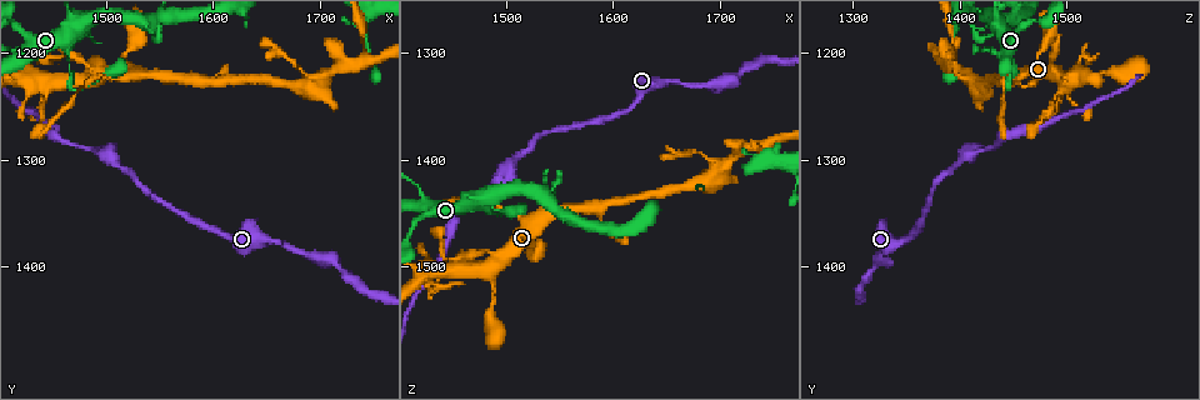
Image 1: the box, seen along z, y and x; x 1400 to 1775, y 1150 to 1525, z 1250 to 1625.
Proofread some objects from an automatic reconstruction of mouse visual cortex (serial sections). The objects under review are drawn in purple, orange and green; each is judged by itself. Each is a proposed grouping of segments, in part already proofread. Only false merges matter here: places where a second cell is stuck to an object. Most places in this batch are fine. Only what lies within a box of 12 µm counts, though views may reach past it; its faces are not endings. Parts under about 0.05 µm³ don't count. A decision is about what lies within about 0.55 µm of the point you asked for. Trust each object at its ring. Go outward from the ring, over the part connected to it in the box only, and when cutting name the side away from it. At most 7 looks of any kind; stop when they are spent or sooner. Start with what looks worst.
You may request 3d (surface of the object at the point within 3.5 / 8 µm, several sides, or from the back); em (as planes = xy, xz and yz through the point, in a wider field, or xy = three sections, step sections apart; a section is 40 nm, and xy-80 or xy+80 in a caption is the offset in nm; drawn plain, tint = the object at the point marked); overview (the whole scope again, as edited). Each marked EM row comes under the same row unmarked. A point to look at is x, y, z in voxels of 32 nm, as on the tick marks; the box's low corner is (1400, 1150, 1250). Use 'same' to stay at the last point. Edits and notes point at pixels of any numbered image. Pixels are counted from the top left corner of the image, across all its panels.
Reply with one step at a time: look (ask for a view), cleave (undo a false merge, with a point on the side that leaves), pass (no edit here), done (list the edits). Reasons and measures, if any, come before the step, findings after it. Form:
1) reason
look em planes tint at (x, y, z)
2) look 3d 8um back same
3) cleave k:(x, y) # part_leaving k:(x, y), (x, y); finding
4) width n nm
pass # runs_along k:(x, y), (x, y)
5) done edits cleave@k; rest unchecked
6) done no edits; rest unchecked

thick turns thin
look 3d 3.5um at (1490, 1292, 1416)

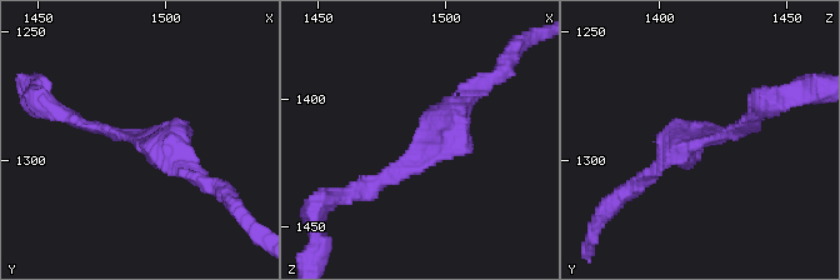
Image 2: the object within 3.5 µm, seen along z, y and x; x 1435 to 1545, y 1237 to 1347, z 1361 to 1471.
look em xy step 5 tint at (1492, 1294, 1417)

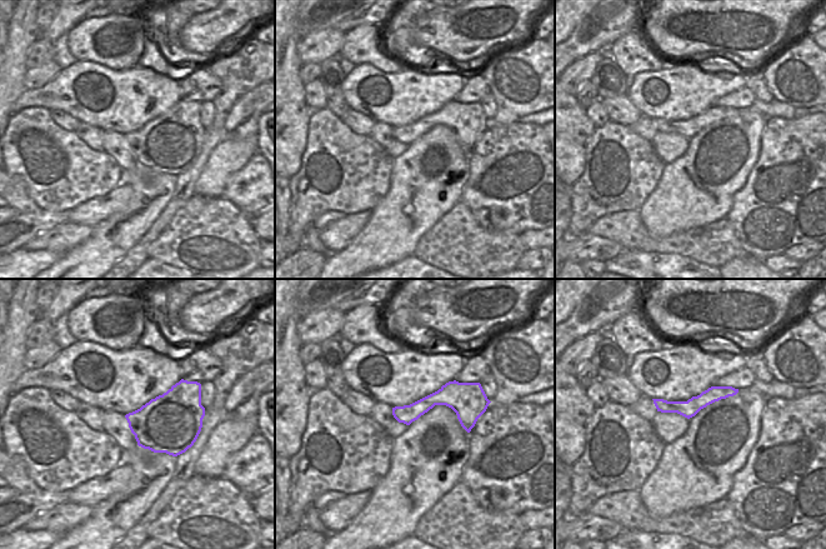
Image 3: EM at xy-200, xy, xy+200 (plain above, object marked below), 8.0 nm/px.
pass # runs_along 3:(480, 409), (432, 399), (395, 412); continuous, no second cell

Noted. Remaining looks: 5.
three arms meet
look 3d 3.5um at (1742, 1192, 1392)

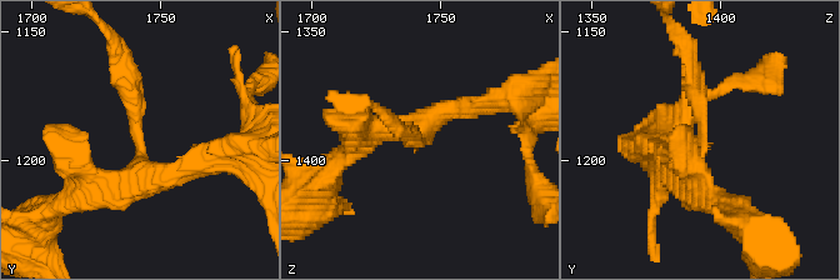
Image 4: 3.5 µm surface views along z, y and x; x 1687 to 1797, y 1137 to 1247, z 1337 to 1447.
arms 3; arm_widths 250, 250, 300 nm; now the EM
look em planes tint at (1742, 1191, 1393)

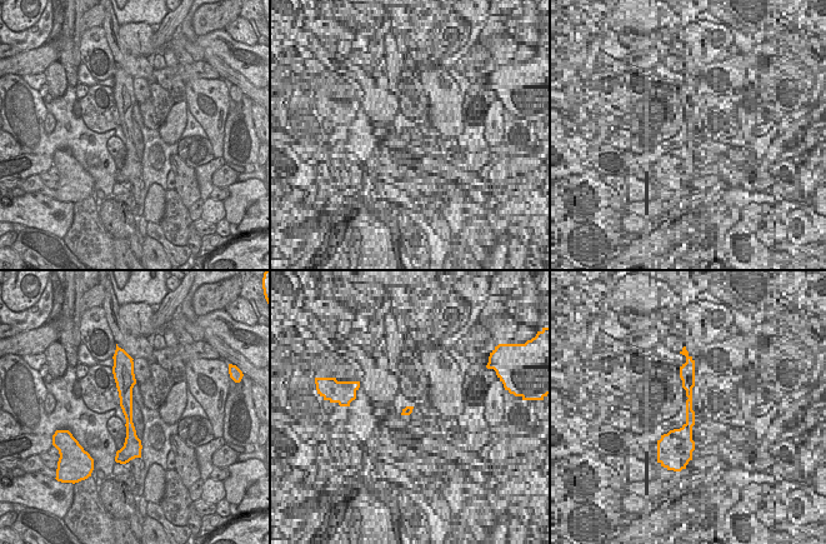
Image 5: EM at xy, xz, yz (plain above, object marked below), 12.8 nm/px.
pass # runs_along 4:(99, 188), (138, 176), (119, 56); continuous, no second cell

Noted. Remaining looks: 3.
sharp bend
look 3d 3.5um back at (1464, 1216, 1448)

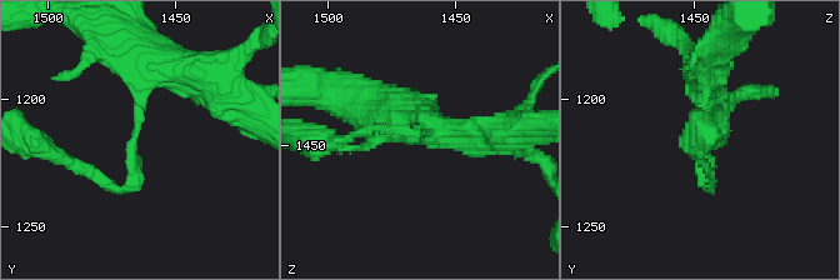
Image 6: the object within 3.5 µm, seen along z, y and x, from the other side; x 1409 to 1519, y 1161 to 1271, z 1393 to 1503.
now the EM
look em xy step 3 tint at (1466, 1217, 1449)

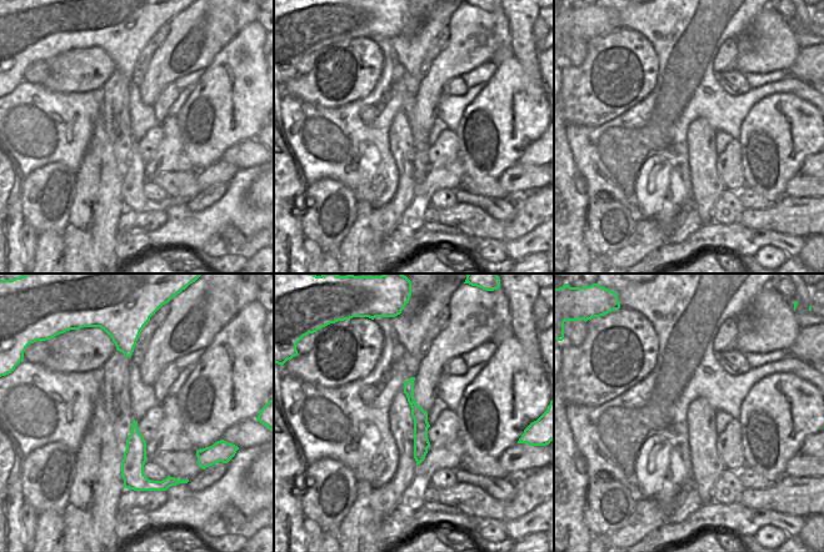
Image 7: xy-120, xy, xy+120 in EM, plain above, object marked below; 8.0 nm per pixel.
pass # one cell here

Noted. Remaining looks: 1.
done no edits; rest unchecked

